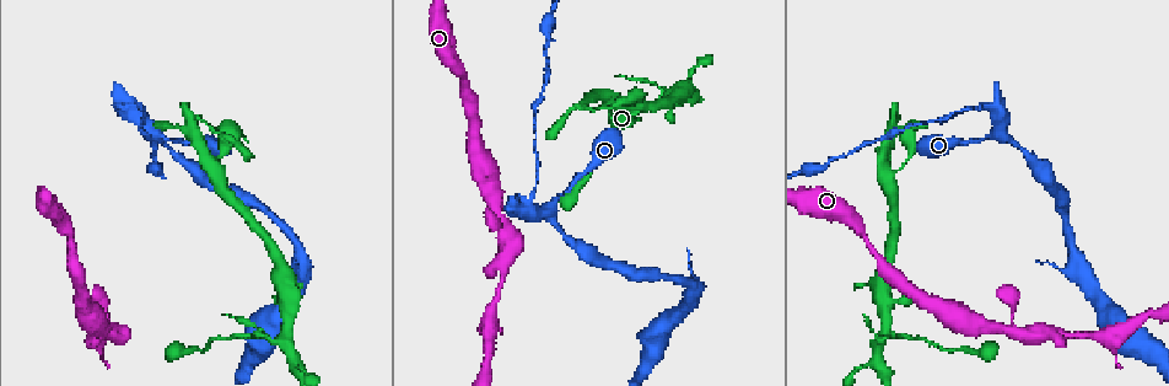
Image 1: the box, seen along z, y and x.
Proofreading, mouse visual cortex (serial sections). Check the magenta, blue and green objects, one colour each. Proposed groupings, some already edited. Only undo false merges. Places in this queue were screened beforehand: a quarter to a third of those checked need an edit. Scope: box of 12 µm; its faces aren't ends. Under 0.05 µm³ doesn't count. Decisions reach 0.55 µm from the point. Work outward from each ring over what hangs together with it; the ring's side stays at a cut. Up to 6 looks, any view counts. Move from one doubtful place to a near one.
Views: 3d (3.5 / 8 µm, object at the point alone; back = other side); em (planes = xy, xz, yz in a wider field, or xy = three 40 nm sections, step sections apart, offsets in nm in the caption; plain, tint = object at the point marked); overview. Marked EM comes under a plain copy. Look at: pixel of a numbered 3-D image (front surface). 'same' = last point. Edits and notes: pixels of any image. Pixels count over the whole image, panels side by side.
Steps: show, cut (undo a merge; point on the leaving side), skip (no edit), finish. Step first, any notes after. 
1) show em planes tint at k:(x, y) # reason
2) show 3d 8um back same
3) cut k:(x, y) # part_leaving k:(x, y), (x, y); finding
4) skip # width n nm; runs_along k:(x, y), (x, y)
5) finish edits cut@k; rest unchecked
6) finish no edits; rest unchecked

show 3d 3.5um back at 1:(990, 108) # sharp bend

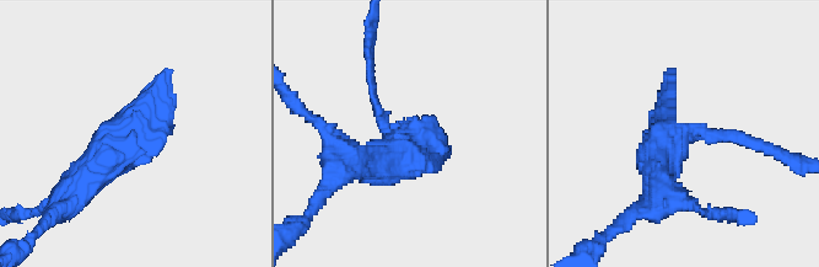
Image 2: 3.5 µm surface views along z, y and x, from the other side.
show em xy step 5 tint at 2:(682, 129)

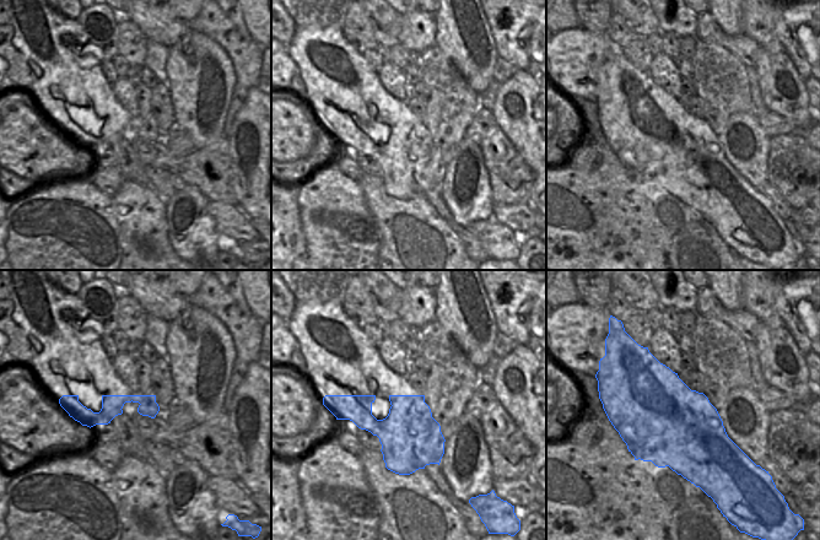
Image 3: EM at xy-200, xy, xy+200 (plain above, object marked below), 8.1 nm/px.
cut 2:(732, 138) # part_leaving 2:(693, 128), (743, 135), (799, 161); two cells meet here

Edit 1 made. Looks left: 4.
show overview

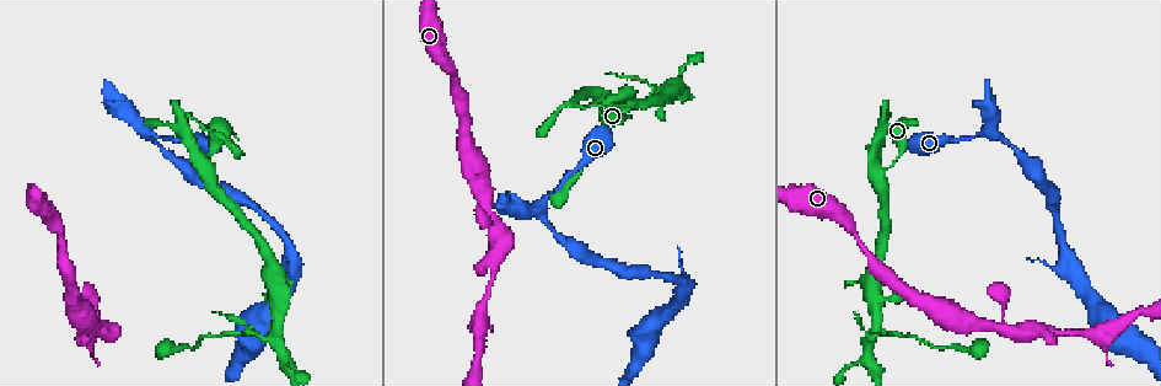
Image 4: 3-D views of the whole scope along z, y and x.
show 3d 3.5um at 4:(184, 127) # abrupt turn

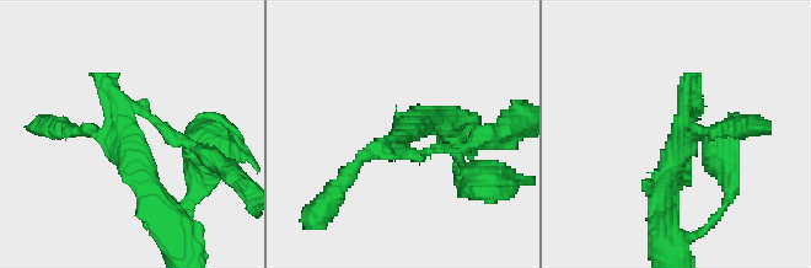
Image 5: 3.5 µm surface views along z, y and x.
show em planes tint at 5:(122, 141)

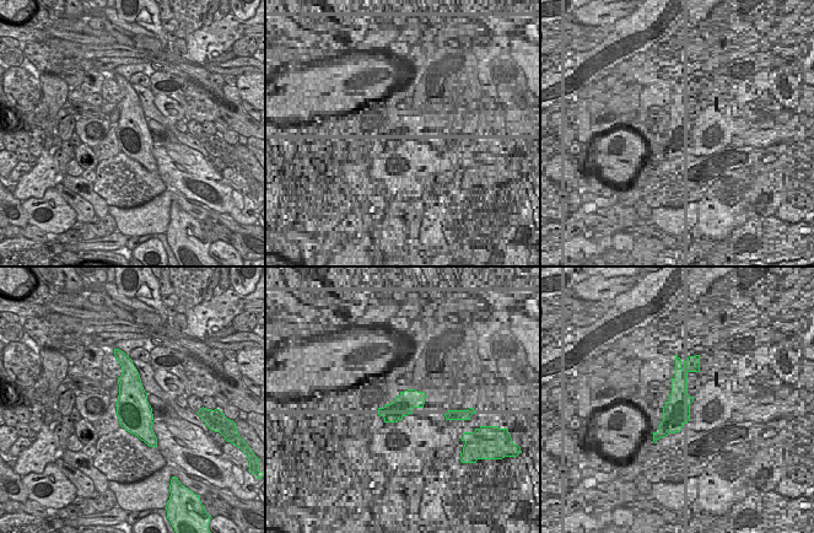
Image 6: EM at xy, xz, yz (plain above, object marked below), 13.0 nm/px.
cut 5:(170, 134) # part_leaving 5:(138, 108), (236, 176); a second cell is stuck on

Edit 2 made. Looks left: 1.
finish edits cut@2, cut@5; rest unchecked

